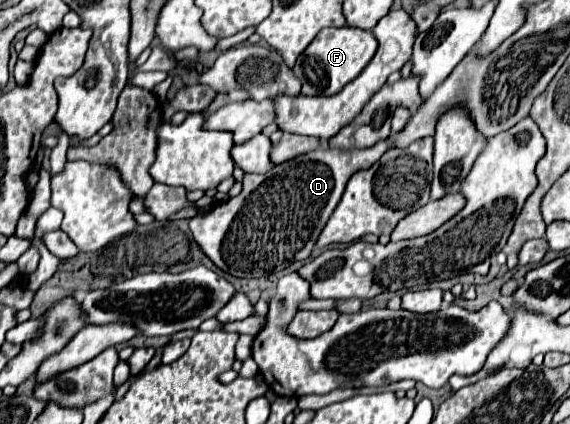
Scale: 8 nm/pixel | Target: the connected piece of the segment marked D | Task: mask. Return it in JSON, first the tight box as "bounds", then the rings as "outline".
{"bounds":[190,141,390,277],"outline":[[[378,141],[374,147],[364,149],[352,149],[352,151],[340,151],[330,147],[314,149],[306,155],[298,155],[298,159],[290,159],[286,163],[274,165],[270,171],[262,175],[244,175],[244,189],[238,197],[228,199],[222,205],[214,205],[212,211],[206,217],[192,217],[190,229],[194,235],[194,241],[202,247],[202,251],[226,273],[232,273],[234,277],[264,277],[274,271],[286,269],[294,261],[304,261],[312,255],[312,249],[316,245],[318,235],[322,233],[328,217],[336,209],[344,187],[348,179],[364,165],[370,167],[376,163],[384,151],[390,149],[388,141]]]}

